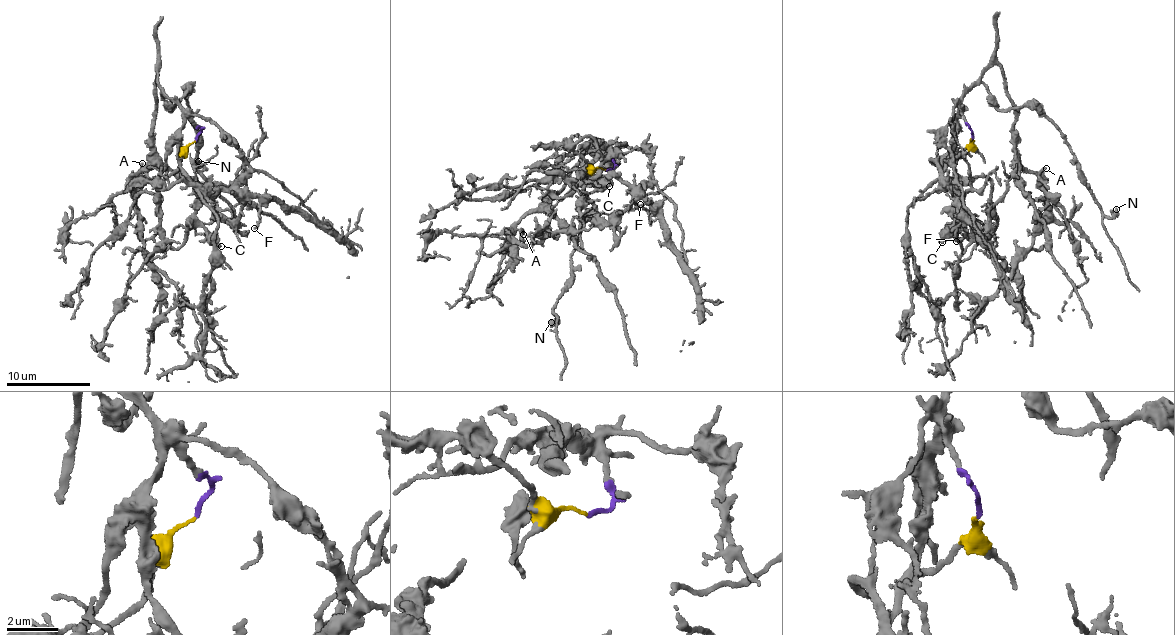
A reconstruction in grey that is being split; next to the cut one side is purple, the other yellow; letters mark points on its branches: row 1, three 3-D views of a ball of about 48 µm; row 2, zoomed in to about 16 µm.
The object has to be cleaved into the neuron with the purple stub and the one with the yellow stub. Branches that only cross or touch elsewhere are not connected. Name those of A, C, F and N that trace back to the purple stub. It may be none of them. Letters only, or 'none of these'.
A, N

